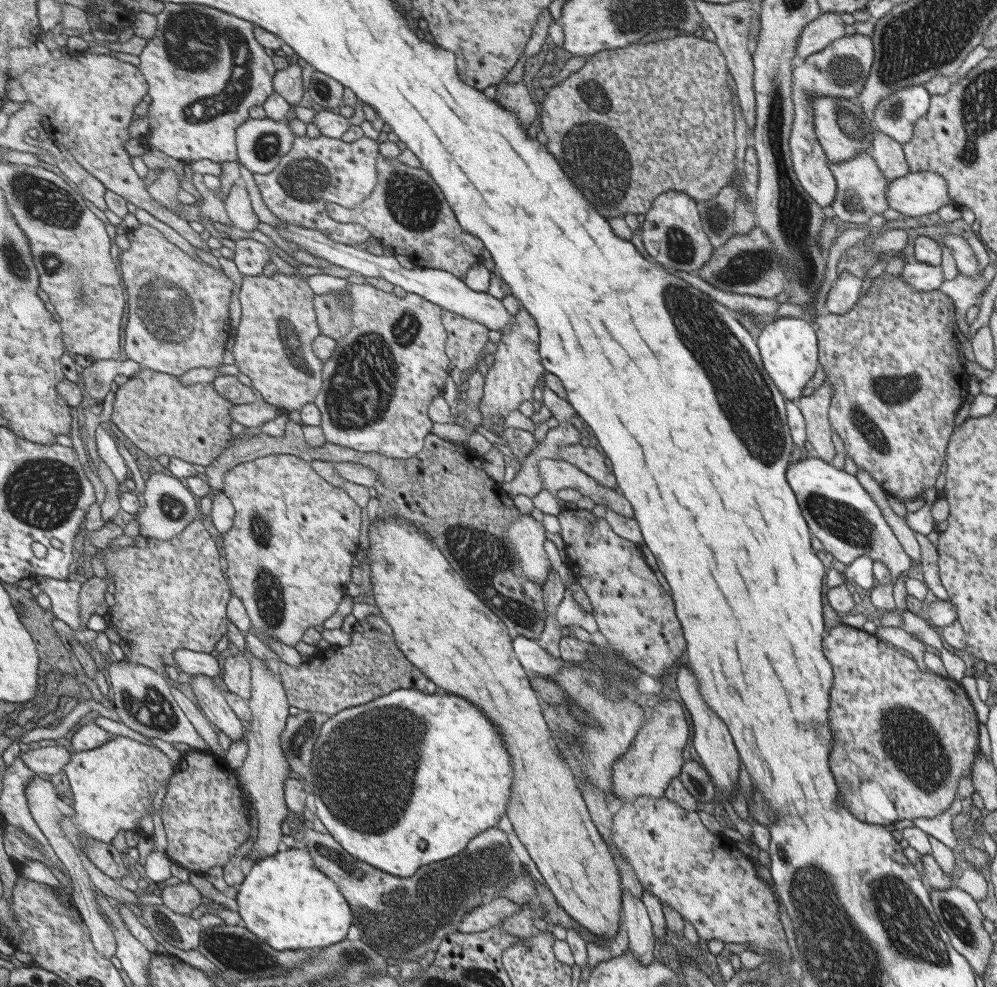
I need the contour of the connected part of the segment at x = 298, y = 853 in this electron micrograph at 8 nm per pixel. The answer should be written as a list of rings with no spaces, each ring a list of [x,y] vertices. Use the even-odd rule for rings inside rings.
[[[301,845],[256,861],[240,886],[237,902],[239,902],[238,914],[244,921],[245,927],[273,946],[275,950],[280,951],[318,950],[343,942],[351,924],[357,924],[357,914],[352,902],[347,900],[335,880],[315,866],[311,852]]]

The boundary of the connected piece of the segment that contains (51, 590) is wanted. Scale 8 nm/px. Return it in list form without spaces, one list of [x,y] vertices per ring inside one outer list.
[[[36,576],[36,587],[52,602],[52,611],[57,619],[63,620],[75,630],[85,630],[81,621],[80,591],[84,581],[79,578],[58,580],[49,576]]]

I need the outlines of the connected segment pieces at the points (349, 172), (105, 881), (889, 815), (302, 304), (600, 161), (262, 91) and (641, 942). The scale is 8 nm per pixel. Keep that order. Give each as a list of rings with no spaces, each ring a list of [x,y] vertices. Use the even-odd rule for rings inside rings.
[[[351,126],[342,139],[329,138],[321,135],[317,138],[309,138],[309,136],[299,136],[296,138],[292,150],[283,156],[281,163],[277,165],[277,169],[273,172],[266,174],[253,174],[254,180],[261,192],[262,198],[275,217],[277,217],[283,223],[295,224],[296,226],[303,226],[305,228],[311,228],[312,230],[321,230],[325,235],[331,237],[333,240],[345,244],[359,244],[365,242],[369,236],[374,236],[381,246],[387,249],[392,249],[393,254],[402,254],[407,256],[415,267],[431,267],[433,269],[449,272],[449,274],[455,276],[455,278],[463,279],[465,271],[469,269],[471,264],[480,262],[481,260],[481,242],[471,235],[467,231],[464,231],[459,222],[455,220],[455,214],[451,212],[451,206],[447,206],[447,202],[443,200],[437,183],[426,170],[421,167],[409,167],[402,164],[398,159],[383,158],[383,156],[377,155],[377,144],[375,141],[369,138],[359,138],[361,136],[361,130],[357,126]]]
[[[117,735],[107,744],[99,748],[86,751],[76,751],[72,759],[63,766],[64,774],[68,780],[72,792],[71,804],[74,813],[63,816],[61,826],[65,828],[65,834],[69,836],[79,856],[83,860],[83,866],[90,872],[91,878],[100,891],[121,902],[136,904],[139,907],[139,899],[133,891],[123,888],[119,881],[113,877],[104,876],[101,869],[87,856],[82,844],[83,836],[93,838],[103,843],[110,843],[119,830],[131,830],[140,832],[143,817],[153,810],[153,798],[157,792],[161,792],[162,784],[168,784],[169,778],[175,773],[179,763],[169,760],[156,746],[148,746],[132,740],[131,738]]]
[[[844,624],[825,636],[825,654],[833,662],[833,746],[828,764],[841,786],[841,803],[849,802],[849,813],[876,826],[904,818],[933,818],[947,810],[959,778],[971,773],[979,752],[977,720],[963,688],[949,676],[919,670],[903,652],[883,648],[875,635]]]
[[[298,262],[293,265],[293,274],[283,274],[278,271],[273,275],[249,276],[244,275],[242,286],[240,288],[239,300],[242,307],[242,316],[240,324],[236,328],[237,334],[234,338],[232,354],[235,365],[239,371],[248,376],[252,386],[262,395],[263,400],[278,406],[283,414],[288,414],[291,410],[300,411],[307,403],[314,403],[315,396],[321,390],[323,378],[323,368],[325,361],[321,361],[313,350],[313,341],[321,335],[321,324],[317,320],[317,310],[315,310],[315,301],[317,294],[311,290],[307,279],[309,276],[321,274],[321,269]],[[281,322],[289,322],[293,326],[302,341],[302,349],[306,356],[305,366],[301,362],[293,362],[293,354],[289,354],[289,342],[281,338]]]
[[[676,35],[672,38],[660,39],[653,43],[638,44],[629,43],[621,48],[600,50],[595,54],[586,57],[584,64],[575,69],[573,74],[569,74],[563,82],[548,88],[541,102],[541,112],[539,112],[539,129],[549,138],[545,142],[545,150],[557,158],[557,164],[561,166],[563,174],[573,182],[573,186],[583,194],[583,198],[591,204],[597,206],[597,212],[604,218],[622,217],[625,213],[633,215],[644,214],[651,201],[657,195],[665,191],[679,191],[693,198],[696,203],[711,199],[715,193],[719,193],[721,187],[730,184],[735,176],[735,160],[733,159],[733,112],[731,112],[731,102],[729,102],[729,92],[723,90],[727,88],[727,68],[725,68],[724,55],[721,54],[720,47],[715,42],[703,39],[700,35]]]
[[[164,3],[164,9],[156,15],[157,27],[154,36],[143,48],[141,54],[137,57],[137,65],[142,70],[142,74],[147,79],[150,89],[148,95],[152,98],[149,105],[150,130],[144,138],[144,141],[150,148],[155,148],[165,155],[177,159],[181,162],[191,164],[199,160],[211,160],[213,162],[234,162],[237,158],[237,144],[235,144],[235,133],[241,124],[244,124],[250,118],[250,111],[255,106],[264,107],[264,103],[274,94],[274,79],[278,74],[277,68],[273,66],[271,56],[267,54],[265,47],[256,39],[253,22],[239,18],[237,15],[226,13],[225,11],[200,4],[177,4]]]
[[[624,894],[621,902],[621,916],[625,932],[627,932],[627,950],[631,952],[641,966],[653,962],[653,945],[655,944],[651,922],[641,898]]]

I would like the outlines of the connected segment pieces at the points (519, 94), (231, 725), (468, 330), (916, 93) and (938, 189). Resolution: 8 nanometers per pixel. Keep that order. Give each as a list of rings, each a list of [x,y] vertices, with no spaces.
[[[522,82],[516,84],[499,83],[496,87],[494,102],[500,108],[512,113],[521,127],[530,126],[537,112],[528,91]]]
[[[196,675],[192,677],[191,685],[201,707],[201,712],[207,717],[210,724],[224,732],[233,742],[244,740],[246,736],[245,722],[228,704],[223,690],[215,684],[213,677]]]
[[[449,311],[441,314],[441,322],[449,329],[445,338],[448,362],[462,373],[475,366],[487,342],[488,328]]]
[[[921,85],[899,88],[876,104],[868,125],[903,146],[911,139],[914,123],[926,115],[929,105],[930,95]]]
[[[908,171],[888,181],[885,190],[888,207],[904,215],[931,215],[949,200],[945,180],[931,171]]]

